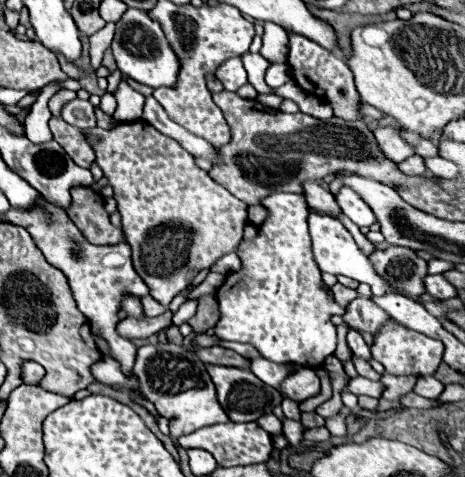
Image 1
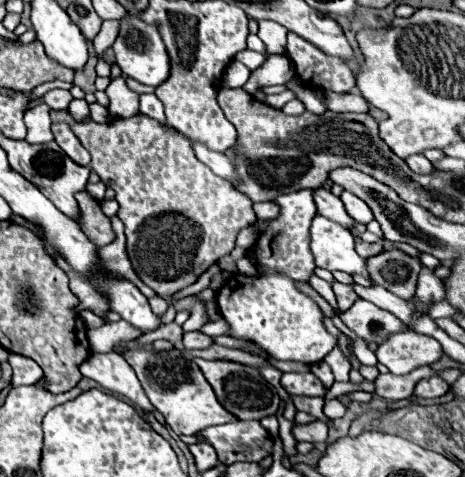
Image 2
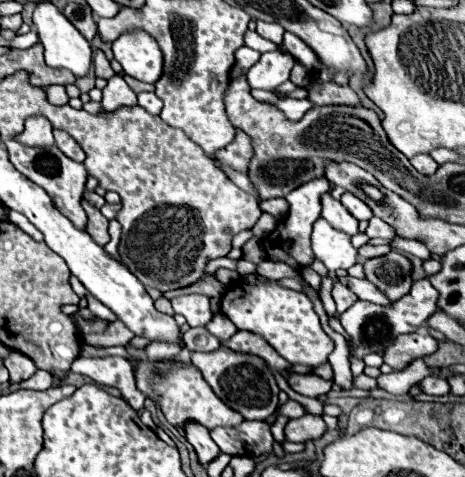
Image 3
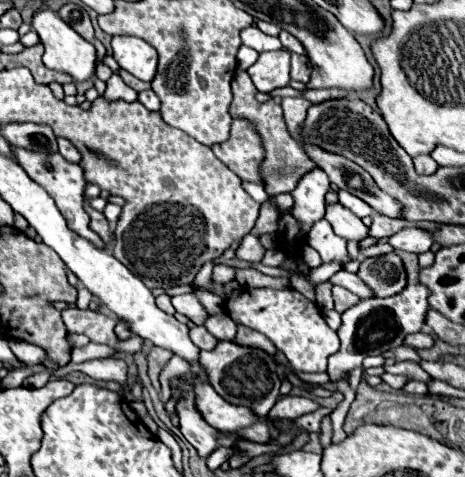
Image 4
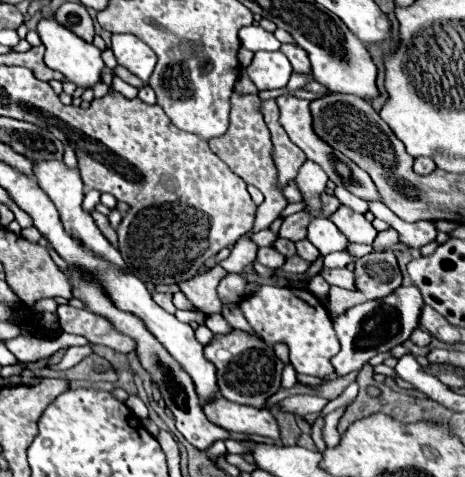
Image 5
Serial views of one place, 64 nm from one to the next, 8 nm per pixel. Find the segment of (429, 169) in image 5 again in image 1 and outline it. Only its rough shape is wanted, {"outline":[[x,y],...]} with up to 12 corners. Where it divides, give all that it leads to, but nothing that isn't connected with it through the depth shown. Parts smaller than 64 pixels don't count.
{"outline":[[410,156],[396,164],[406,176],[422,176],[426,172],[420,156]]}

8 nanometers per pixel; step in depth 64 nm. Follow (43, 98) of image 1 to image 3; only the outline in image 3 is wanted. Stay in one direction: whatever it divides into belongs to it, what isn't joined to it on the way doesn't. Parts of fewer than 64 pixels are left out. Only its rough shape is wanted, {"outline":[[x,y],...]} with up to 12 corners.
{"outline":[[28,116],[16,140],[32,146],[52,146],[50,120]]}

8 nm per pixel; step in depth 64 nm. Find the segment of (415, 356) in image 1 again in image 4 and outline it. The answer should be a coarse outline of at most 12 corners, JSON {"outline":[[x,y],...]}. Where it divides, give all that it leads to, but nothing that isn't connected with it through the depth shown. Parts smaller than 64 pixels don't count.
{"outline":[[424,332],[404,338],[404,344],[420,350],[432,348],[434,338]]}

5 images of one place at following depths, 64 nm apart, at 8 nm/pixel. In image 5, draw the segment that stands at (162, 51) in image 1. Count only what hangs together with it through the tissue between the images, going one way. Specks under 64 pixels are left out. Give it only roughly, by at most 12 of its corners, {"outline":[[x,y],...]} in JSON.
{"outline":[[112,34],[120,66],[148,82],[156,54],[132,34]]}

